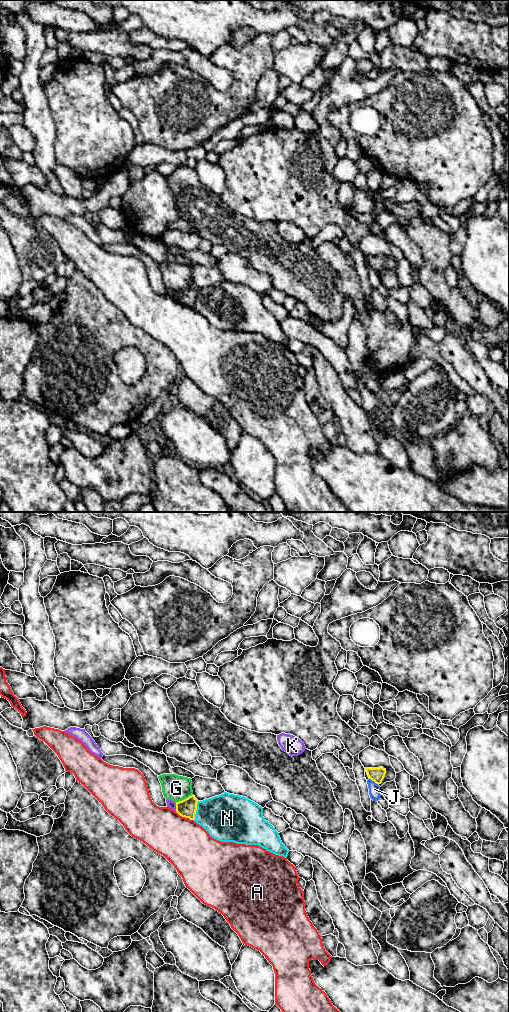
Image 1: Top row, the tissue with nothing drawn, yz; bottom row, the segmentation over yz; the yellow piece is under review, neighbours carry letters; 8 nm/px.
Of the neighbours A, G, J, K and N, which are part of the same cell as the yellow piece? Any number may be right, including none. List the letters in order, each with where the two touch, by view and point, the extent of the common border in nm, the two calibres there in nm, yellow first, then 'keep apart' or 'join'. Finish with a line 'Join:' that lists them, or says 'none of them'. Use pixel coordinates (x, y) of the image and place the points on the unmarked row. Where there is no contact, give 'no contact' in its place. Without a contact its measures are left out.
A: meets yellow in yz at (184, 304); contact 170 nm long; 150 nm thick on the yellow side, 380 nm on the other; keep apart
G: meets yellow in yz at (184, 287); contact 150 nm long; 150 nm thick on the yellow side, 200 nm on the other; keep apart
J: meets yellow in yz at (374, 269); contact 100 nm long; 120 nm thick on the yellow side, 100 nm on the other; keep apart
K: meets yellow in yz at (176, 294); contact 70 nm long; 150 nm thick on the yellow side, 60 nm on the other; keep apart
N: meets yellow in yz at (195, 299); contact 160 nm long; 150 nm thick on the yellow side, 360 nm on the other; keep apart
Join: none of them

